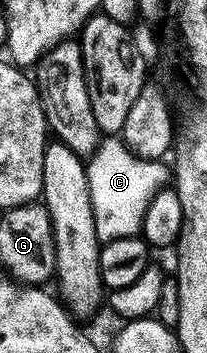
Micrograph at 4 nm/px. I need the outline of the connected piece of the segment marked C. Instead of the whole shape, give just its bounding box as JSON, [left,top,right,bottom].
[88,136,171,243]

